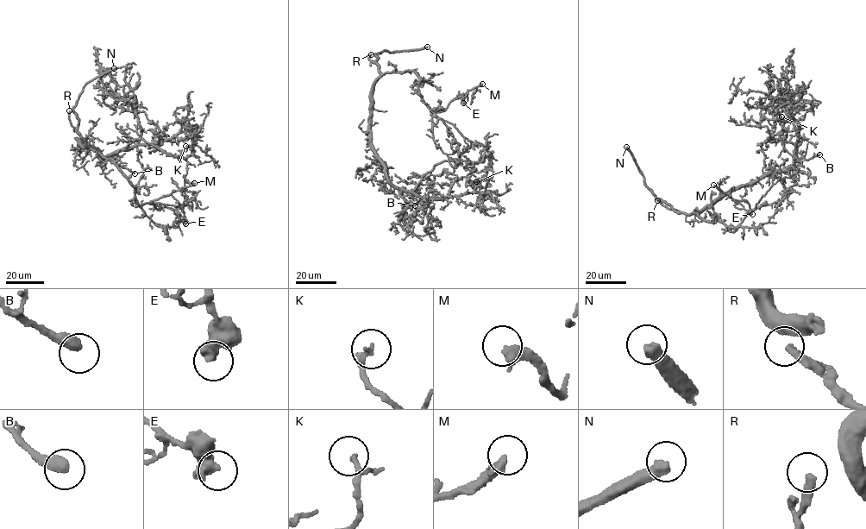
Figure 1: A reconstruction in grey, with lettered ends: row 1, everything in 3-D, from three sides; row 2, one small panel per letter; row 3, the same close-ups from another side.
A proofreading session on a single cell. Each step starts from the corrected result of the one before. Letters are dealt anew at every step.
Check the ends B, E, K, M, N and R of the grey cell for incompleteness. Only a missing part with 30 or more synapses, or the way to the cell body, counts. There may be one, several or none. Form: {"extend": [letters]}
{"extend": ["M", "N", "R"]}

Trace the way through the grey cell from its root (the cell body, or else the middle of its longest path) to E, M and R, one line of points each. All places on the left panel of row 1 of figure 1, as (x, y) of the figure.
E: (78, 141), (80, 145), (99, 152), (117, 167), (134, 187), (139, 205), (171, 194), (183, 205), (185, 223)
M: (78, 141), (80, 145), (99, 152), (117, 167), (134, 187), (139, 205), (194, 183)
R: (78, 141), (78, 143), (87, 147), (72, 124), (69, 110)

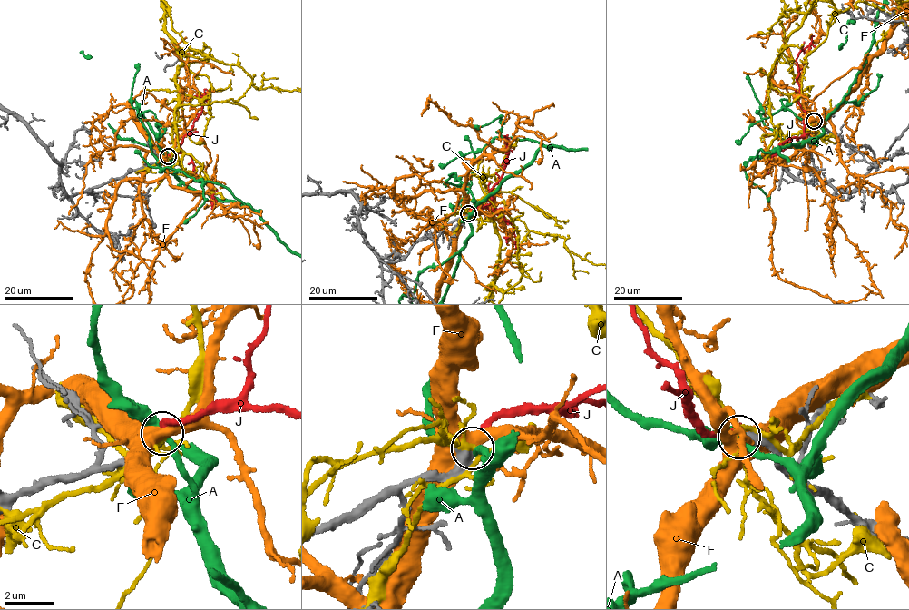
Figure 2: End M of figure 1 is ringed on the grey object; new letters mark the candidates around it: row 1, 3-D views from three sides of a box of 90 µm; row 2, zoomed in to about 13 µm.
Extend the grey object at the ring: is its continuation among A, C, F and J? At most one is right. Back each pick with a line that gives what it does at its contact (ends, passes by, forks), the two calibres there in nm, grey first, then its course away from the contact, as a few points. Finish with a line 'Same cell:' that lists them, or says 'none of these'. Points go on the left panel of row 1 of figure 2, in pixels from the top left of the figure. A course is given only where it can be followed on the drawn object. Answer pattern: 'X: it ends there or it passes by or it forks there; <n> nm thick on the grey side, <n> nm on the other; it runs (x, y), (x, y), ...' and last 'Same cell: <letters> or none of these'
J: it ends there; 420 nm thick on the grey side, 280 nm on the other
Same cell: J

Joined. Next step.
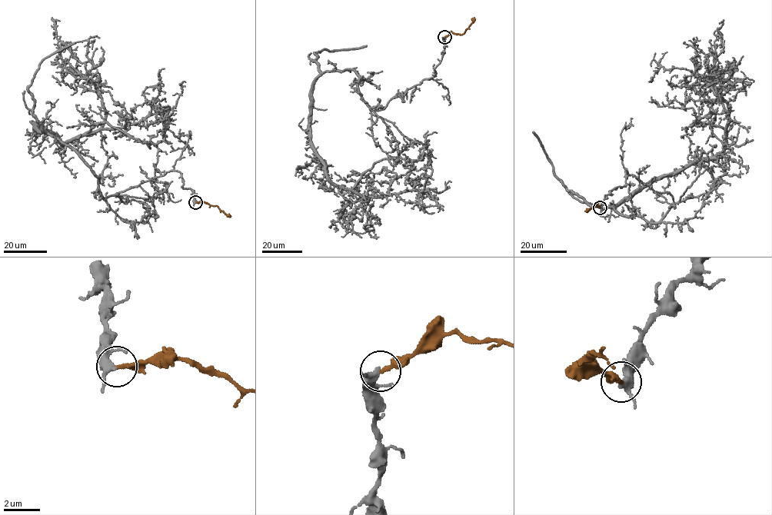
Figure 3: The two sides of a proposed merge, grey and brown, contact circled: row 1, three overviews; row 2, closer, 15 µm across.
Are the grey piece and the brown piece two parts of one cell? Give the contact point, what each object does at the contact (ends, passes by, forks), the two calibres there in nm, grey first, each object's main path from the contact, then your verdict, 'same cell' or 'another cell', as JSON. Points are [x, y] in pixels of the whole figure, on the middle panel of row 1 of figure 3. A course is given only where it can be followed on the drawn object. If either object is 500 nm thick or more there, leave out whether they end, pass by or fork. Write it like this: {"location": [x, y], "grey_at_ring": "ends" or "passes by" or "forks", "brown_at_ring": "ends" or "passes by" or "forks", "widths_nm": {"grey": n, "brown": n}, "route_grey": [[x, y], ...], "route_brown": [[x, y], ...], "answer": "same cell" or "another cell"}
{"location": [444, 37], "grey_at_ring": "passes by", "brown_at_ring": "ends", "widths_nm": {"grey": 320, "brown": 240}, "route_grey": [[444, 37], [435, 76], [383, 109], [353, 70], [313, 86], [311, 145], [337, 185], [408, 161]], "route_brown": [[444, 37], [453, 33], [463, 34], [474, 17]], "answer": "same cell"}

